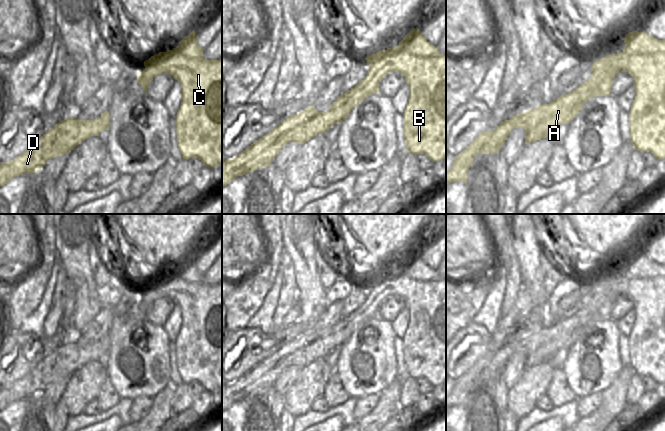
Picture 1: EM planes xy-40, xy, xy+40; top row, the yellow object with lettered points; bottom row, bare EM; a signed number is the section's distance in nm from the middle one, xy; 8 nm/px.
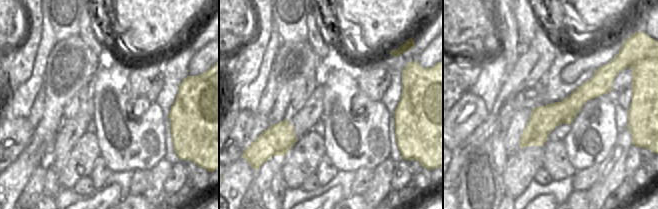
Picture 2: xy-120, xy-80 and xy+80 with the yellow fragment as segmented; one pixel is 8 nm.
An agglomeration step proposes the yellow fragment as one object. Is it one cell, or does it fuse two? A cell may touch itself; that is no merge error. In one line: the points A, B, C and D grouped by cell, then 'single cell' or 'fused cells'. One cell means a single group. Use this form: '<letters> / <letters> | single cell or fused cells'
A / B C D | fused cells

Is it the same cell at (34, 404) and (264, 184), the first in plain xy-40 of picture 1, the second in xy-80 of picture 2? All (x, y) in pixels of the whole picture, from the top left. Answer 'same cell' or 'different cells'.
different cells

